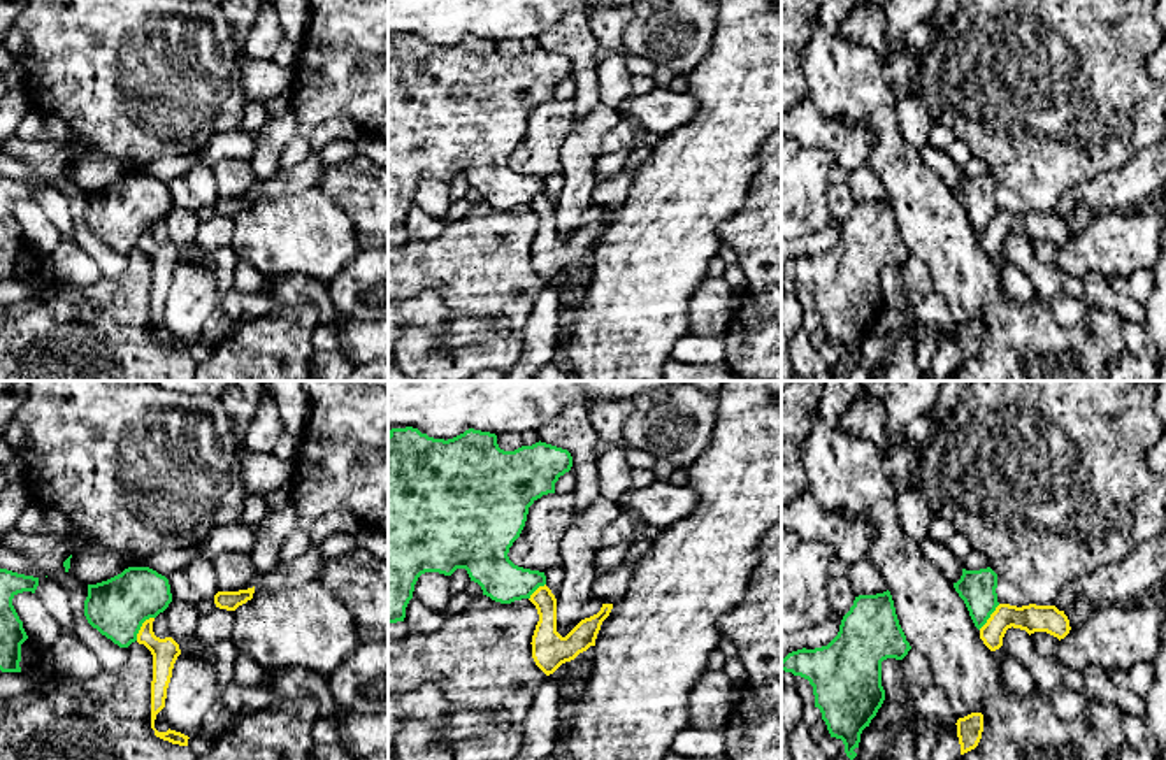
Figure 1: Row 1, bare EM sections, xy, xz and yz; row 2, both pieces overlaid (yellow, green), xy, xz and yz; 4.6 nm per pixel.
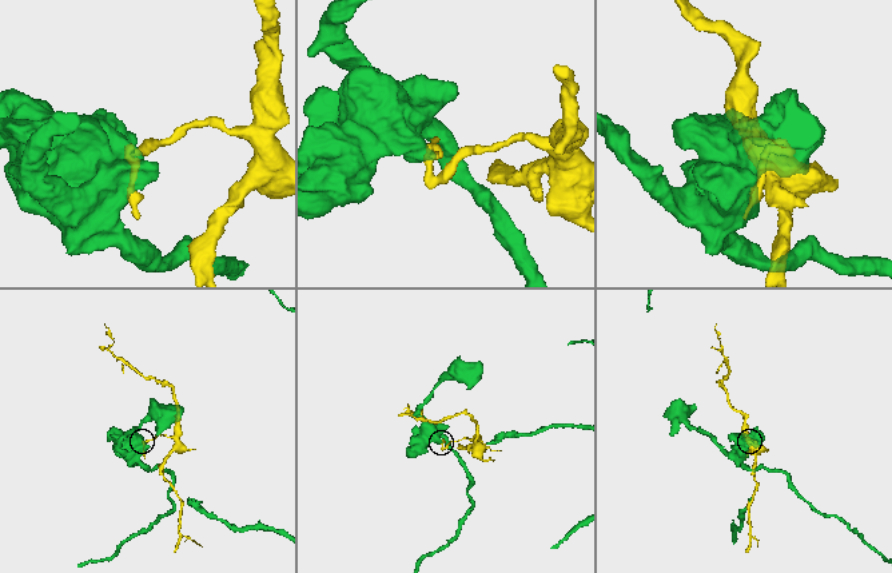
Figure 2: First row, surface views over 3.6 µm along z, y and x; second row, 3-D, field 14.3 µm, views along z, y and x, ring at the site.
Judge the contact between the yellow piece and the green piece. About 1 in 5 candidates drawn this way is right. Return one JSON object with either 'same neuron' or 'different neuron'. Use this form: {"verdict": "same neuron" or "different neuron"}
{"verdict": "different neuron"}

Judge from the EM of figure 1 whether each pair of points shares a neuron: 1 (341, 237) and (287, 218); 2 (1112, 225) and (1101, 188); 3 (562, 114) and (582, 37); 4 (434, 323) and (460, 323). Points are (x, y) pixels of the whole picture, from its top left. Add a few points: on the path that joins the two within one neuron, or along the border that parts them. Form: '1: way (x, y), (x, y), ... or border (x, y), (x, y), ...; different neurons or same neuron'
1: way (327, 237), (301, 232); same neuron
2: border (1138, 209), (1096, 215); different neurons
3: border (571, 100), (576, 121); different neurons
4: border (432, 288), (448, 309), (446, 334), (406, 330); different neurons

